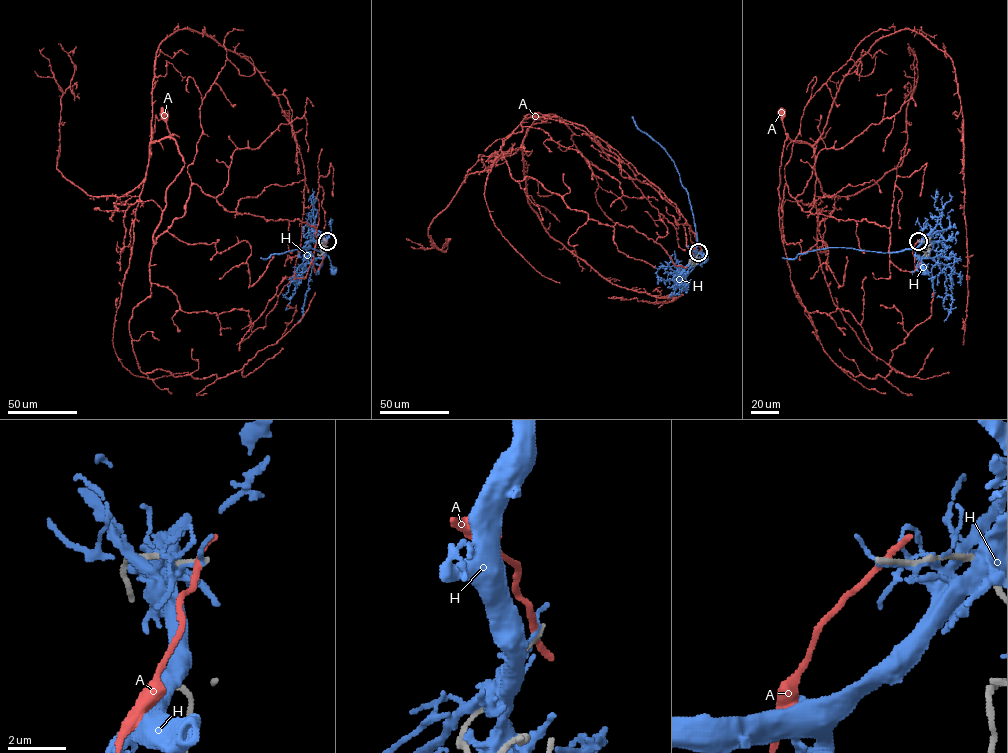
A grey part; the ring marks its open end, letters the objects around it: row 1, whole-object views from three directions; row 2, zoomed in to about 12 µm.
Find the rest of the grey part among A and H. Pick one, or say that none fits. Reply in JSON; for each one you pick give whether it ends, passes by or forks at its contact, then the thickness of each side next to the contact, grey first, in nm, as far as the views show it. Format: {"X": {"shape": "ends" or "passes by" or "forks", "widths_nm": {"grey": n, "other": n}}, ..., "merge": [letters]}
{"merge": []}

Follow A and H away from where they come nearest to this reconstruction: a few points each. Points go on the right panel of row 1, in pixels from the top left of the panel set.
A: (918, 241), (915, 270), (902, 271), (890, 261), (889, 228), (804, 211), (786, 184), (783, 243), (781, 114)
H: (920, 241), (915, 253), (923, 271)

